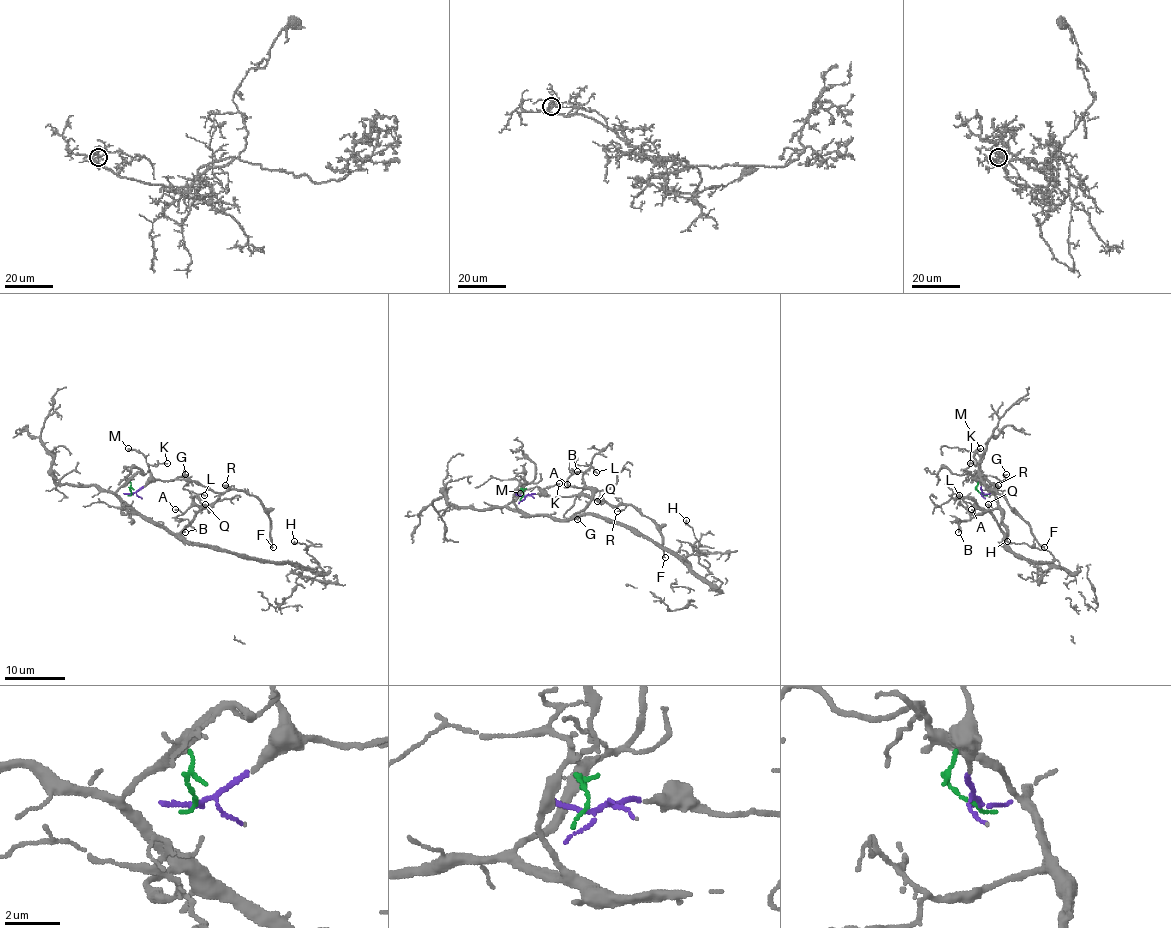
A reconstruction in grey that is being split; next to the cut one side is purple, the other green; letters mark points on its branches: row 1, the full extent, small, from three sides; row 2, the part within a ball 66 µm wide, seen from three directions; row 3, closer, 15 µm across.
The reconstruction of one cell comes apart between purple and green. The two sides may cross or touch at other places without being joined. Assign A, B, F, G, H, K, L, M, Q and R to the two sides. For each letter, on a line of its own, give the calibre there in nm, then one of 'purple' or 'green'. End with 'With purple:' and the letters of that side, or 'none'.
A: calibre 100 nm; green
B: calibre 150 nm; green
F: calibre 200 nm; purple
G: calibre 110 nm; purple
H: calibre 150 nm; green
K: calibre 100 nm; purple
L: calibre 120 nm; green
M: calibre 90 nm; purple
Q: calibre 150 nm; green
R: calibre 100 nm; purple
With purple: F, G, K, M, R

